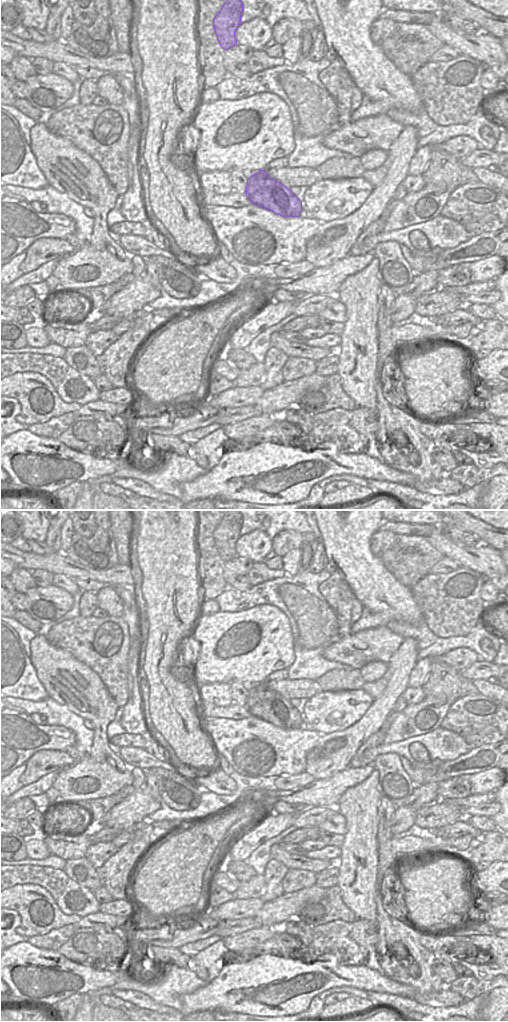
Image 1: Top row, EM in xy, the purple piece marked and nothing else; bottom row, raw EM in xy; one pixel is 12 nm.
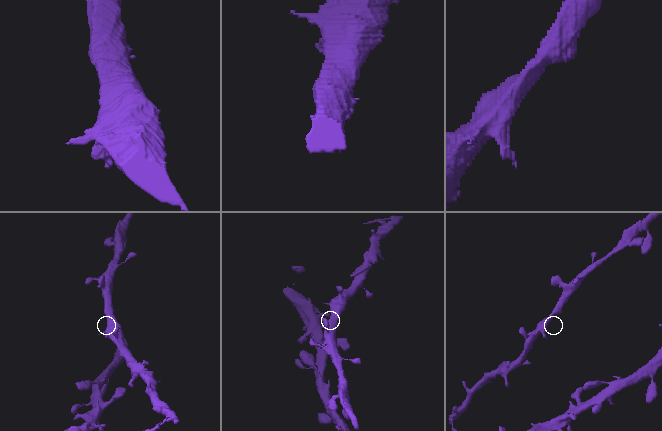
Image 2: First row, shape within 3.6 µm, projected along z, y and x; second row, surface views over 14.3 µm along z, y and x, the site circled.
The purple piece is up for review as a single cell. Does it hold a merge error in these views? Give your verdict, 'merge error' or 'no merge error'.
no merge error

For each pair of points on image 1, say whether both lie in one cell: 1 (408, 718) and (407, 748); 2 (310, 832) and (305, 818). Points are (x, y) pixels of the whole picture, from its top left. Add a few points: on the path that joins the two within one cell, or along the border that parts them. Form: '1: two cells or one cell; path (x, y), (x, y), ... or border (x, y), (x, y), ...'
1: two cells; border (430, 732), (384, 744)
2: two cells; border (317, 826), (303, 826), (297, 829)

